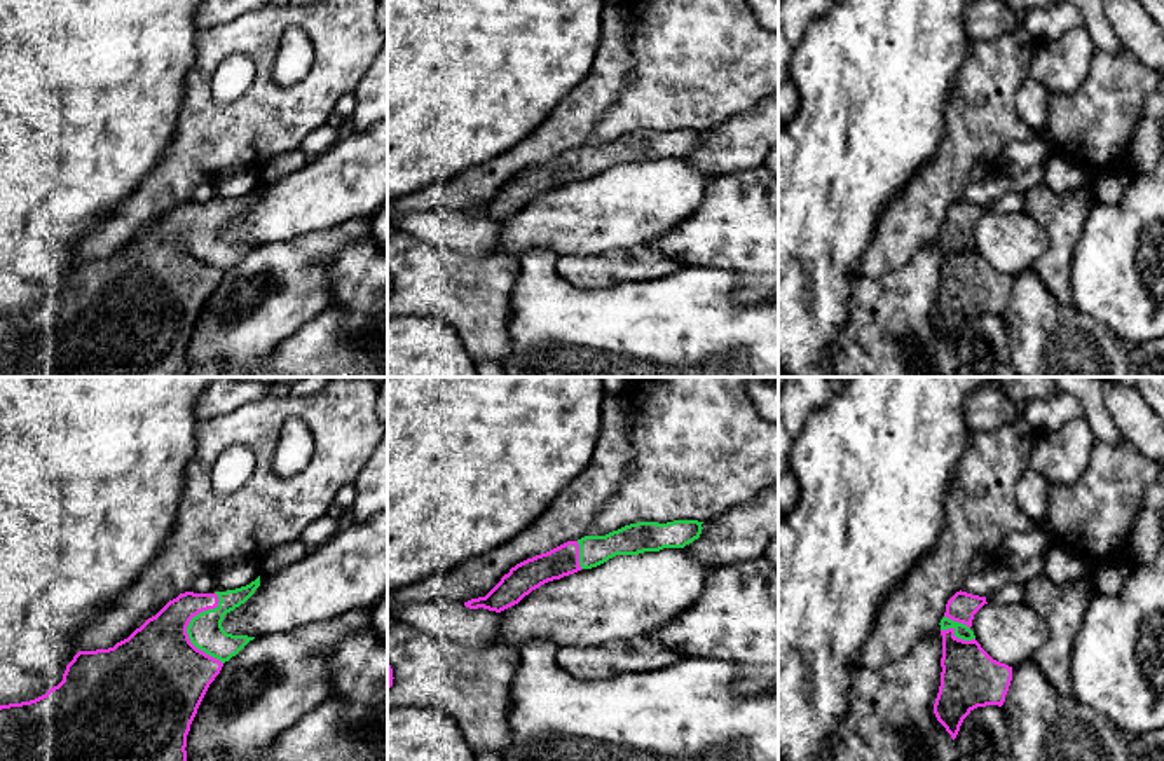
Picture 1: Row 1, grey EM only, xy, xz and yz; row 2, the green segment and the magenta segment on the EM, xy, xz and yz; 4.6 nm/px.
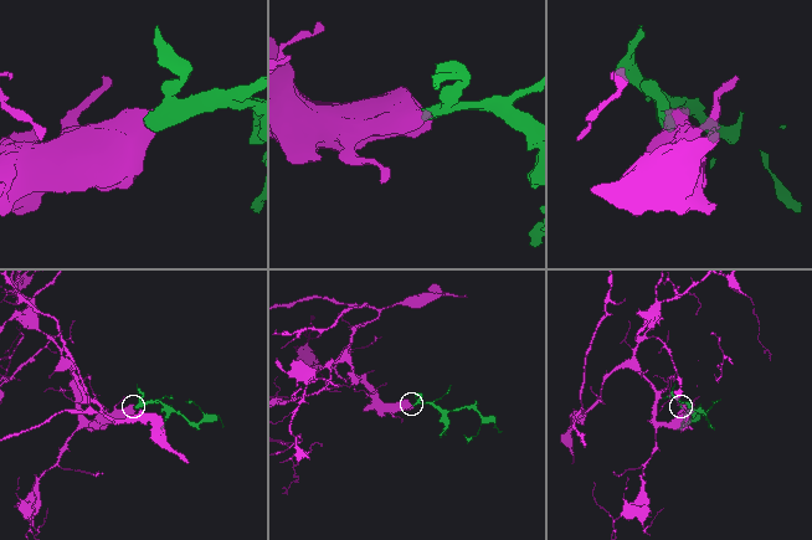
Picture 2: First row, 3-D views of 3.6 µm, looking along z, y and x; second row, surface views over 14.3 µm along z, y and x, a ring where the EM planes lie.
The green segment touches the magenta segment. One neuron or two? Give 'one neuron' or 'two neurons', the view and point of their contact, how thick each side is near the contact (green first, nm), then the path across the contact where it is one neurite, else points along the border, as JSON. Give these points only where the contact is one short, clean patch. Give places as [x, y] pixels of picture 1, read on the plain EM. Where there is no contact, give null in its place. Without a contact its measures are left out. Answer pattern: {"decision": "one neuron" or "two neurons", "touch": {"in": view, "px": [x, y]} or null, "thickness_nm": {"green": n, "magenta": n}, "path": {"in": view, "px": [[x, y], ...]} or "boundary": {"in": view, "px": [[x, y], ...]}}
{"decision": "one neuron", "touch": {"in": "xy", "px": [187, 236]}, "thickness_nm": {"green": 160, "magenta": 420}, "path": {"in": "xy", "px": [[205, 239], [187, 236], [184, 255], [157, 281]]}}

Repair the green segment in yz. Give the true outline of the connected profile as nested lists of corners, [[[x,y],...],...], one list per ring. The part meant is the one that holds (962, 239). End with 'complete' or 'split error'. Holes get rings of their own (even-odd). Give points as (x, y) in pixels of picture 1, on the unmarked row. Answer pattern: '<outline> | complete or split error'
[[[960,199],[948,209],[939,232],[942,281],[934,323],[953,349],[974,318],[1002,316],[1012,290],[1012,276],[993,269],[970,239],[974,223],[984,213],[986,206]]] | split error

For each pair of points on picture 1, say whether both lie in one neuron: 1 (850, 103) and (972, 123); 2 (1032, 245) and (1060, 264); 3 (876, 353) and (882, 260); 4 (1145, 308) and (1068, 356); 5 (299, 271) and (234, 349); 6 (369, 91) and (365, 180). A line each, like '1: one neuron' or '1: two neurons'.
1: two neurons
2: two neurons
3: two neurons
4: two neurons
5: one neuron
6: two neurons

